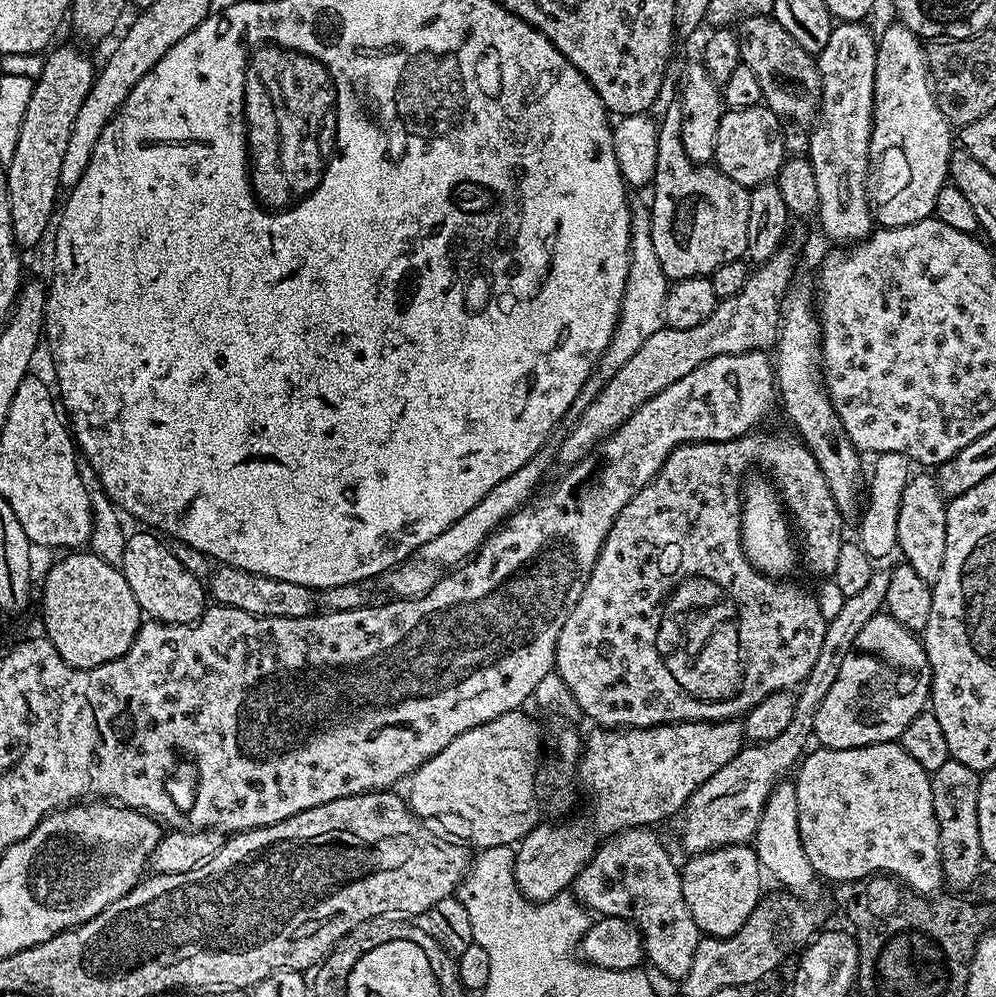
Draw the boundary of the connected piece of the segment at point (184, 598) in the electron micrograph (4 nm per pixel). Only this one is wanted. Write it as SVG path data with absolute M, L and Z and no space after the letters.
M140 531L144 532L132 532L127 537L119 569L126 582L130 582L134 598L138 598L141 613L153 620L160 620L163 624L195 624L206 607L205 585L197 576L190 574L190 570L186 570L182 562L178 562L178 558L174 558L167 543L155 531Z

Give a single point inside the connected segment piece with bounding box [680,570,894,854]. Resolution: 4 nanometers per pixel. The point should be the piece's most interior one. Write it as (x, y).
(725, 810)

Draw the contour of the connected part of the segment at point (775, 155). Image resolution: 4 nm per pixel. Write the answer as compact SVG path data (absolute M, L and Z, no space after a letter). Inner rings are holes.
M767 106L725 111L724 117L718 122L715 167L726 174L726 178L734 178L734 182L749 190L775 181L786 159L783 134L781 117Z

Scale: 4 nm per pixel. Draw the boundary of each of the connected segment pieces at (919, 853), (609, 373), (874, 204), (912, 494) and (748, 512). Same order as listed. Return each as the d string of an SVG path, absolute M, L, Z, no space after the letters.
M899 742L871 744L850 750L820 746L815 750L817 752L809 751L799 761L794 783L802 846L817 875L828 882L859 882L870 876L887 874L907 884L921 896L939 893L946 881L940 861L940 835L929 772L914 762L912 755Z
M636 199L631 201L630 207L632 210L630 214L630 234L632 235L630 270L616 329L610 338L610 346L606 346L606 350L596 364L595 370L590 374L590 378L586 378L582 390L578 390L578 398L574 398L570 410L564 415L562 424L565 429L572 428L578 422L582 410L586 410L586 406L590 406L590 402L594 402L598 398L598 394L604 389L606 382L610 378L614 378L614 374L618 374L618 370L622 370L622 366L626 366L626 362L630 362L632 355L642 347L642 342L646 342L646 338L650 338L650 334L665 327L664 307L670 281L658 262L658 254L654 254L652 209L645 201L643 204L642 201Z
M893 22L876 41L874 66L874 114L868 159L868 205L873 221L882 228L910 226L919 220L929 219L935 213L938 190L948 179L948 159L951 158L954 128L939 109L932 77L929 76L926 44L906 25Z
M913 475L902 493L898 511L898 552L927 584L933 585L942 574L942 558L946 558L946 497L935 475Z
M752 474L742 485L740 506L740 541L747 558L759 572L773 578L784 578L792 568L792 559L797 559L798 548L792 545L793 525L775 484L764 474Z

